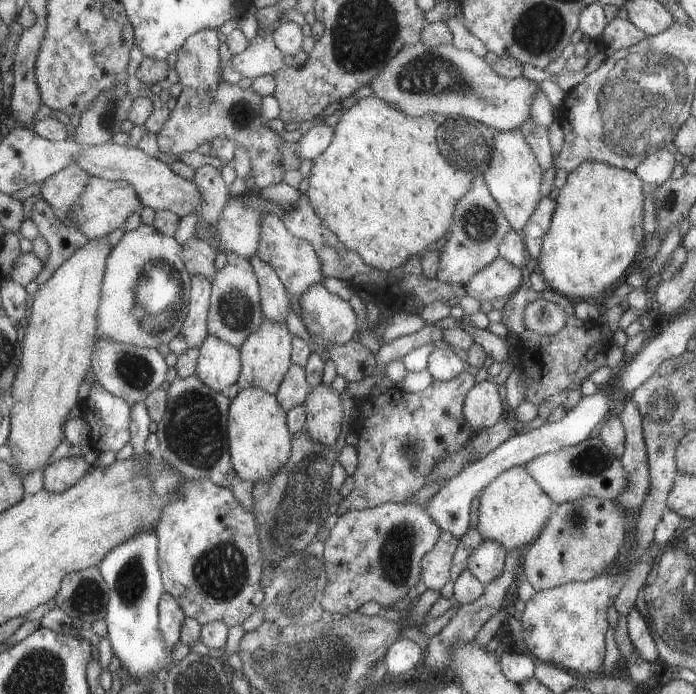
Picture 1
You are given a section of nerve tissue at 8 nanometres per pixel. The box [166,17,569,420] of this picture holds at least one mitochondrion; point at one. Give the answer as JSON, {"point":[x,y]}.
{"point":[428,72]}

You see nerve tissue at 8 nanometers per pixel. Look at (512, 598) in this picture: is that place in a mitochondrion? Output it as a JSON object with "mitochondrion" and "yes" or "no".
{"mitochondrion":"no"}

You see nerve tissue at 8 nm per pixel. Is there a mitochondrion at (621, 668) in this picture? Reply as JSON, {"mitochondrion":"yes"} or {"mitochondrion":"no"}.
{"mitochondrion":"no"}

